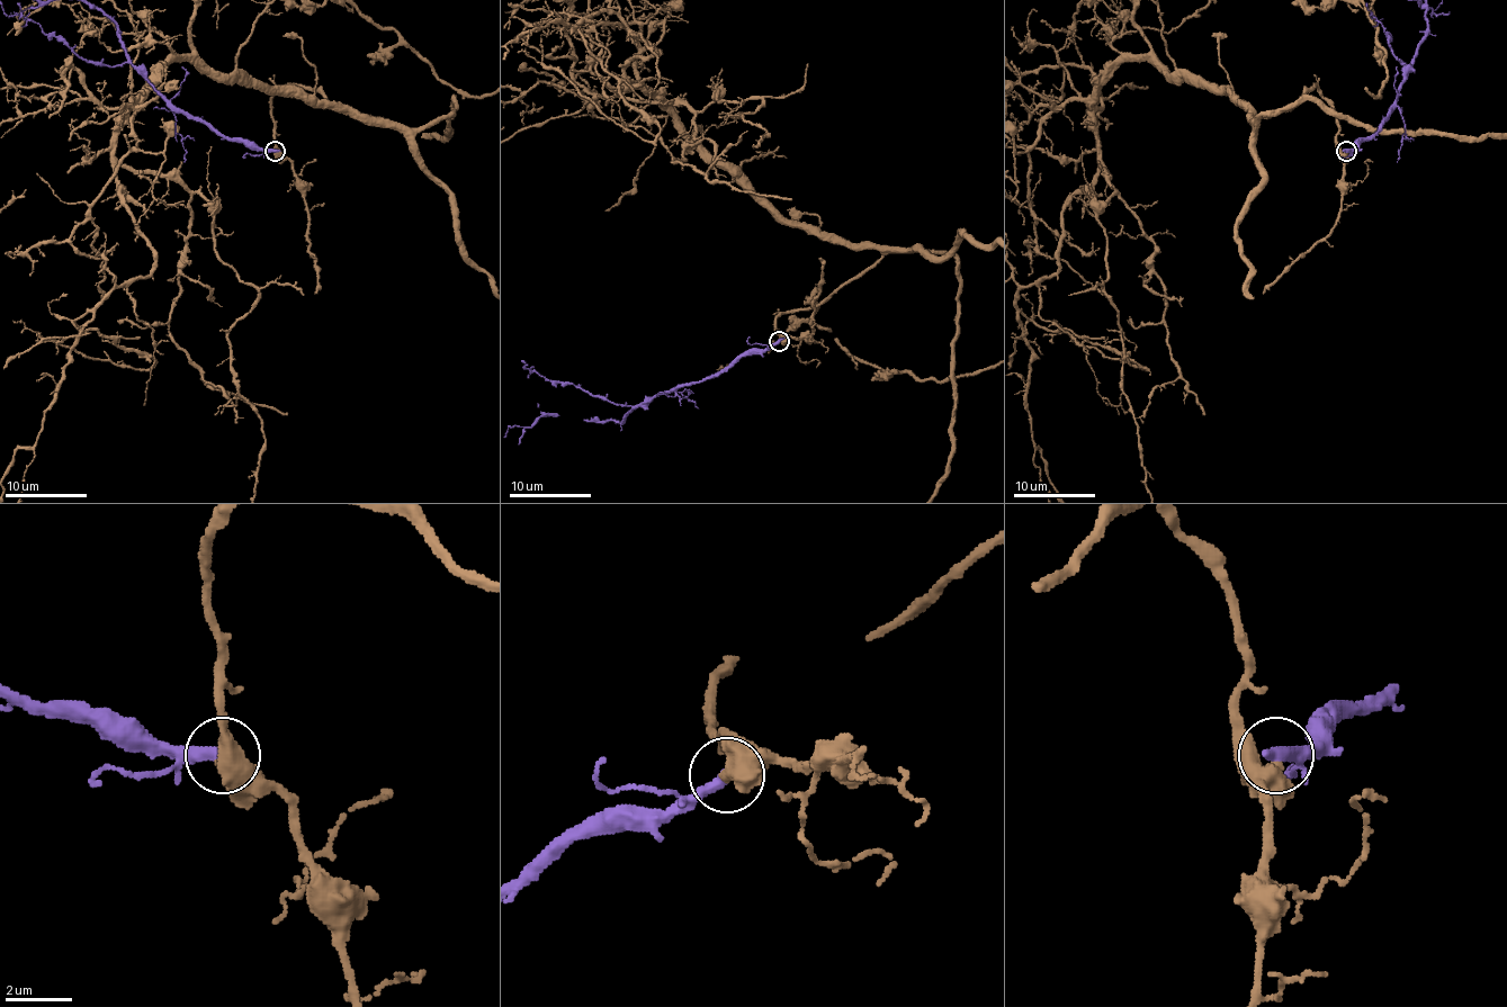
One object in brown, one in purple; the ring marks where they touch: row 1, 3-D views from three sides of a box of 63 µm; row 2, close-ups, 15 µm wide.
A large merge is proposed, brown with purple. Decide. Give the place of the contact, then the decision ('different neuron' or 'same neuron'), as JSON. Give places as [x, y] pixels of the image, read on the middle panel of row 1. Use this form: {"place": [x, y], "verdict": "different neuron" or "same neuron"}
{"place": [779, 341], "verdict": "different neuron"}

